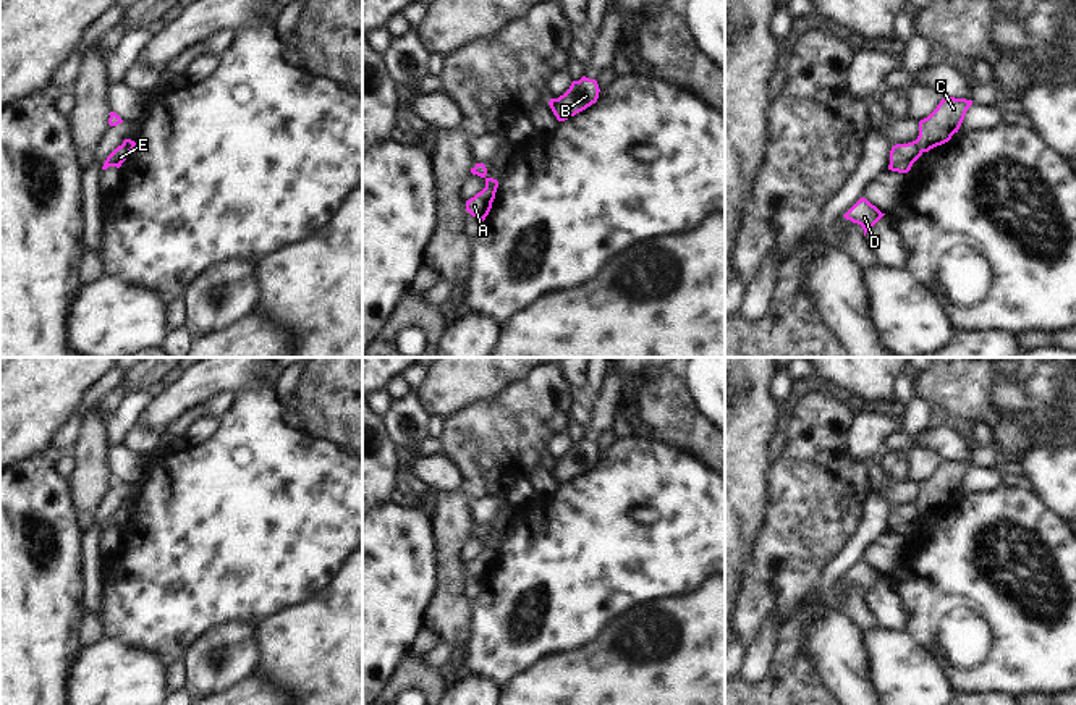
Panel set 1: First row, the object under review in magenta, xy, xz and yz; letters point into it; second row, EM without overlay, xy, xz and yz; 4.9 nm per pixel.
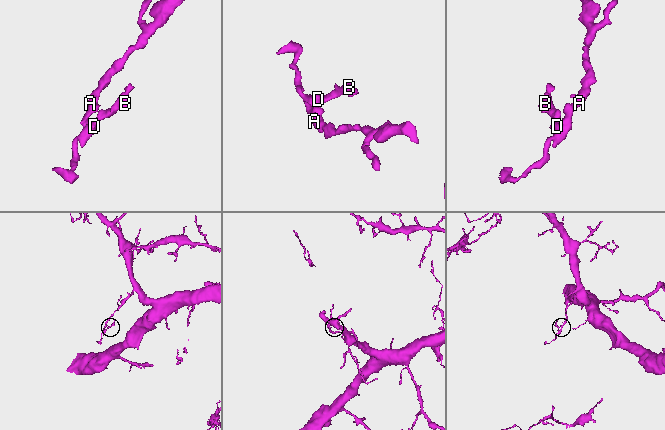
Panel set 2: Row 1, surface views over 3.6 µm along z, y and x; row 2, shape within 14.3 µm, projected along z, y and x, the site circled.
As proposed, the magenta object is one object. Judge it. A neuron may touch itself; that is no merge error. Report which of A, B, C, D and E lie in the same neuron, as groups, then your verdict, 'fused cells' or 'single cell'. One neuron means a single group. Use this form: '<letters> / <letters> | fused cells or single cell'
A C / B D E | fused cells

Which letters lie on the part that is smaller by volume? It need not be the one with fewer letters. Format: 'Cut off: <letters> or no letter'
Cut off: B, D, E

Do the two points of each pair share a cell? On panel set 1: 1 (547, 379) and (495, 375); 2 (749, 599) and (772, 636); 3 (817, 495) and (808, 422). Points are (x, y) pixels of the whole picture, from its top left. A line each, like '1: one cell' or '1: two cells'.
1: two cells
2: two cells
3: one cell

